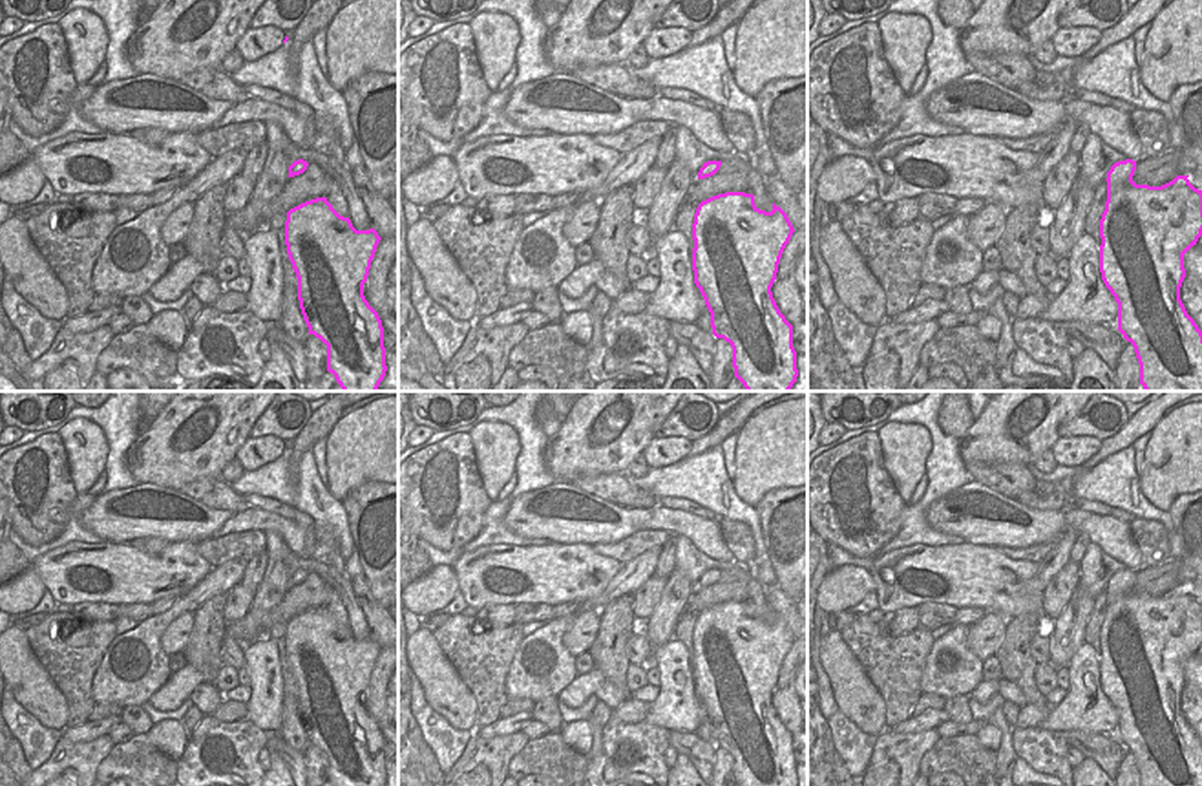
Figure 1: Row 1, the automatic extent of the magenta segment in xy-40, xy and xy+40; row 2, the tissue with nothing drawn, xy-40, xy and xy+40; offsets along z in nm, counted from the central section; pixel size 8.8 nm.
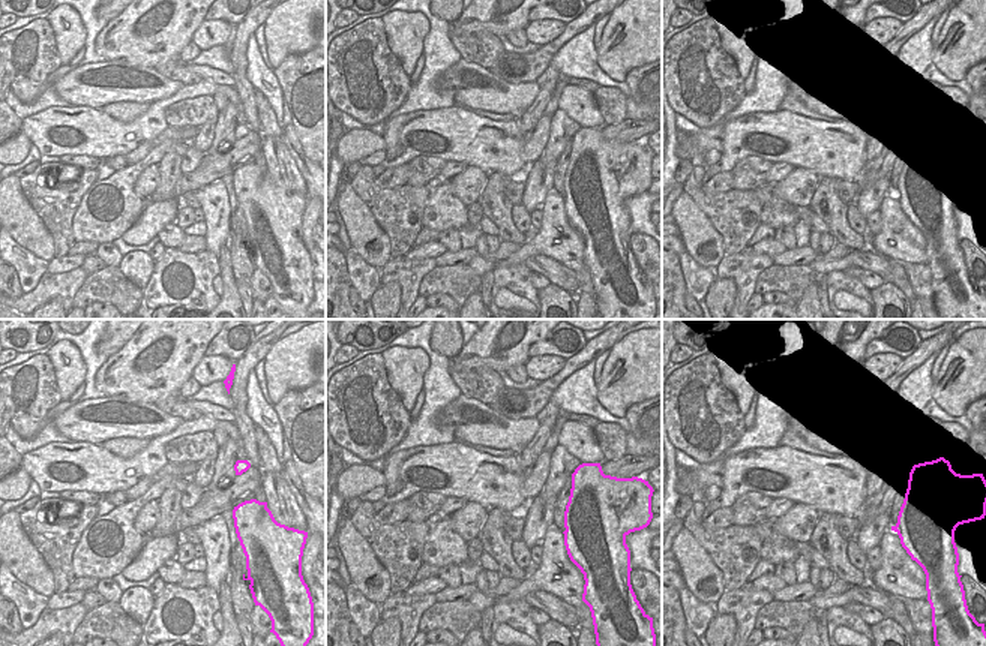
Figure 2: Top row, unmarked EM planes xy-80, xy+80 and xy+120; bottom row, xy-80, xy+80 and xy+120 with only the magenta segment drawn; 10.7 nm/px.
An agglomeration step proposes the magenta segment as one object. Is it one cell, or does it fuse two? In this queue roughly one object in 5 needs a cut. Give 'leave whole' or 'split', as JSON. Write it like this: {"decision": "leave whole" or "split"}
{"decision": "leave whole"}

